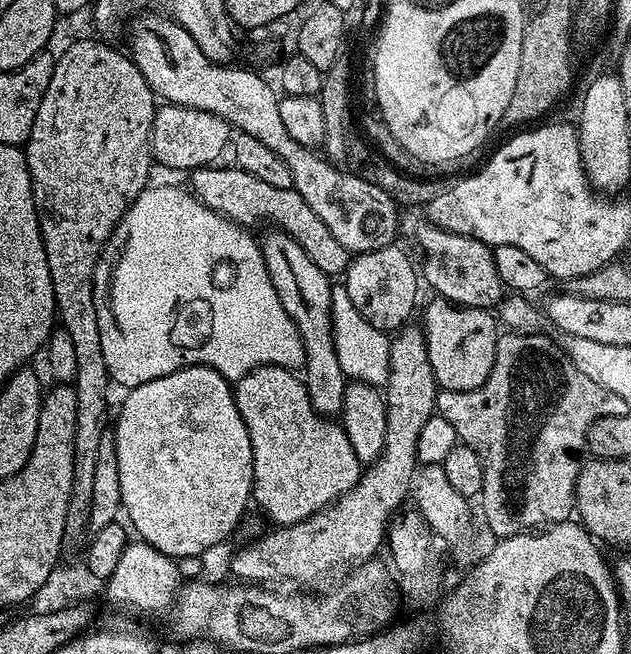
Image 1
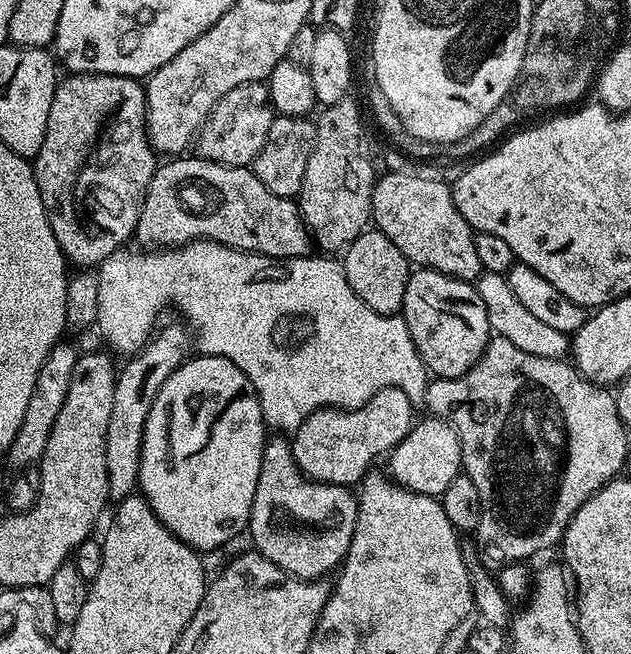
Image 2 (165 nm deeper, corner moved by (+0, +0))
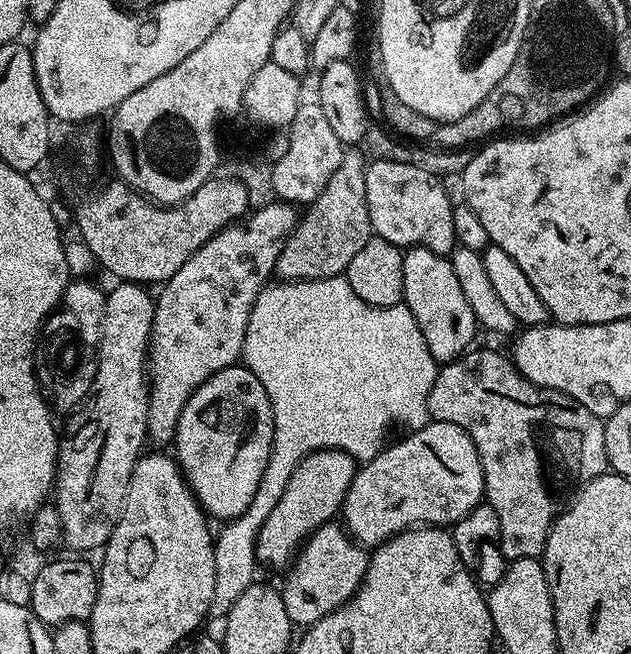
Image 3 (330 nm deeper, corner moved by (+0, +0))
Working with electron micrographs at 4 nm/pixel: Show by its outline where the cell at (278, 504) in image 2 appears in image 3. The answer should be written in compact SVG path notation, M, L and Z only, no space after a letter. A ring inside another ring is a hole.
M339 523L321 525L299 547L290 564L292 573L282 584L282 595L286 602L286 614L293 625L309 628L314 622L326 618L338 610L358 590L368 569L369 553L357 544Z

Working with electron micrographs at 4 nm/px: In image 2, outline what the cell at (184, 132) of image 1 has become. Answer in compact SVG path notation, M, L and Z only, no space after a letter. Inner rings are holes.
M253 82L234 86L230 94L226 94L216 103L212 113L200 127L200 133L194 141L195 151L205 160L228 164L231 168L251 165L266 142L273 115L274 109L268 98L267 83Z

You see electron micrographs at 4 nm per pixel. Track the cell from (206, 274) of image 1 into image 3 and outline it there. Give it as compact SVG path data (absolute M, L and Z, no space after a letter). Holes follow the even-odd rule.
M347 275L332 276L328 280L272 282L261 288L250 310L250 318L246 326L246 338L244 339L242 364L243 367L252 371L254 378L258 378L258 382L262 382L262 390L266 390L266 394L270 398L272 413L274 414L274 438L272 439L272 453L268 459L266 470L262 474L262 482L254 494L254 502L250 502L250 506L242 515L235 516L233 520L227 521L221 527L224 528L221 532L217 531L215 533L214 598L208 607L208 616L212 618L214 616L217 616L217 618L227 616L230 606L234 606L234 602L238 602L238 597L257 579L256 543L258 542L259 531L262 530L266 518L270 518L270 510L274 510L274 506L278 506L278 498L282 498L282 490L286 490L286 482L290 482L290 474L294 474L298 462L302 462L302 458L306 458L312 452L326 450L327 448L333 448L339 452L348 452L358 462L367 462L373 460L385 447L386 441L389 439L389 437L387 438L388 431L391 430L392 424L401 424L404 430L426 427L430 423L428 395L430 394L430 386L434 386L434 378L438 371L438 361L430 354L430 350L426 346L426 338L422 338L422 330L418 330L418 322L414 322L414 314L410 314L410 310L404 303L401 302L389 308L370 306L366 302L362 302L362 298L358 298L358 294L354 294L354 290L350 290Z

